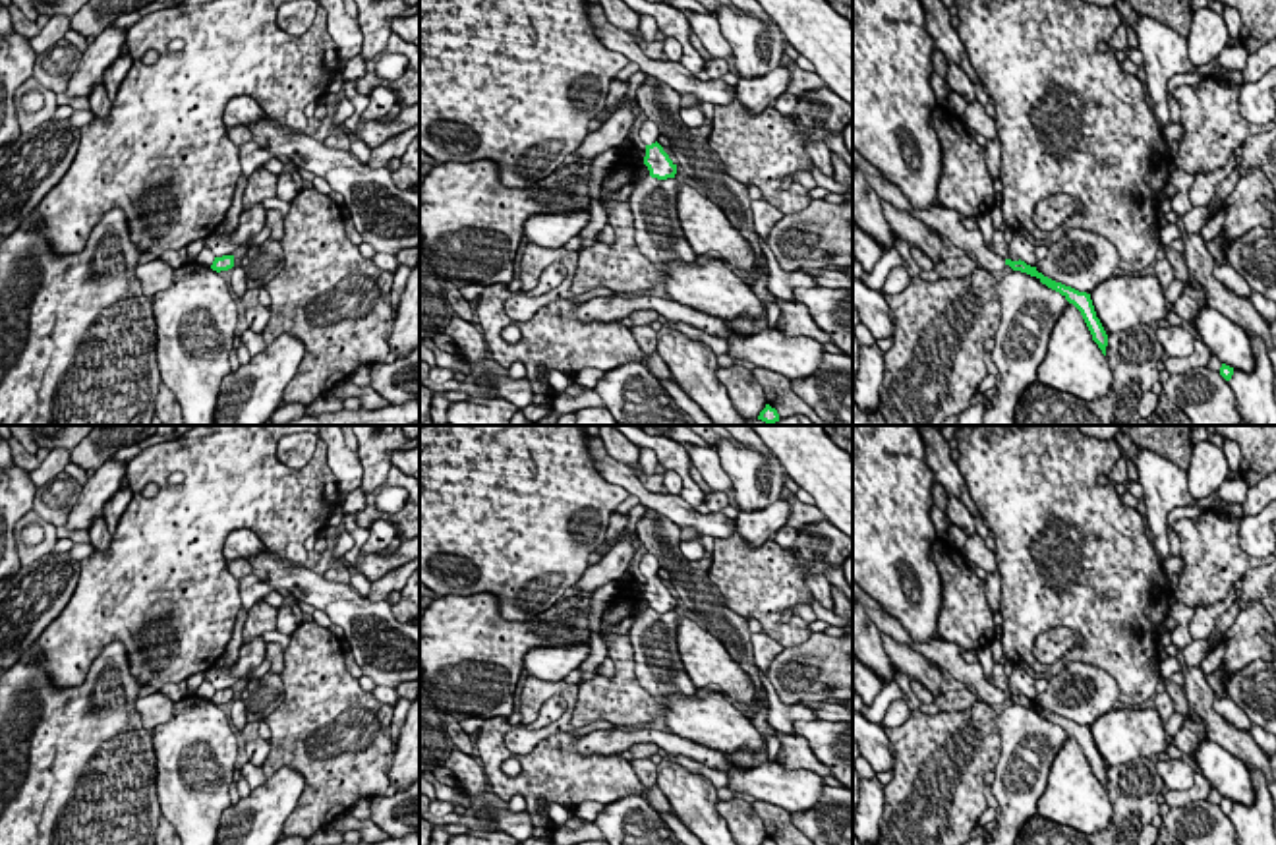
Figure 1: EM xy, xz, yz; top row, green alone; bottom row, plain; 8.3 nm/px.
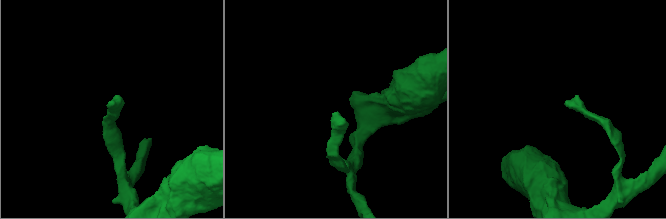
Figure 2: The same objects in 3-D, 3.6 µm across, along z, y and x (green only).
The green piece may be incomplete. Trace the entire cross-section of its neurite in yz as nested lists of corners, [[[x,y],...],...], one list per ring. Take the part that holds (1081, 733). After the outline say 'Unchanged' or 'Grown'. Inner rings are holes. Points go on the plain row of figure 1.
[[[1005,692],[1005,698],[1009,698],[1013,704],[1021,704],[1021,706],[1027,706],[1030,710],[1036,710],[1042,717],[1059,725],[1069,737],[1073,737],[1081,744],[1081,748],[1083,748],[1083,752],[1092,768],[1092,773],[1098,777],[1098,781],[1106,789],[1108,768],[1106,768],[1100,752],[1096,750],[1090,727],[1079,725],[1071,719],[1056,715],[1056,714],[1044,710],[1042,706],[1038,706],[1036,700],[1030,700],[1021,692],[1019,694]]]. Unchanged

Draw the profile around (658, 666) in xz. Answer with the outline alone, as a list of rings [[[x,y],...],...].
[[[642,611],[628,630],[634,652],[634,673],[640,686],[655,698],[682,692],[694,694],[677,646],[679,613]]]

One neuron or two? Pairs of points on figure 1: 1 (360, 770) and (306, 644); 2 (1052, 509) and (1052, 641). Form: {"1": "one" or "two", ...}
{"1": "one", "2": "two"}

